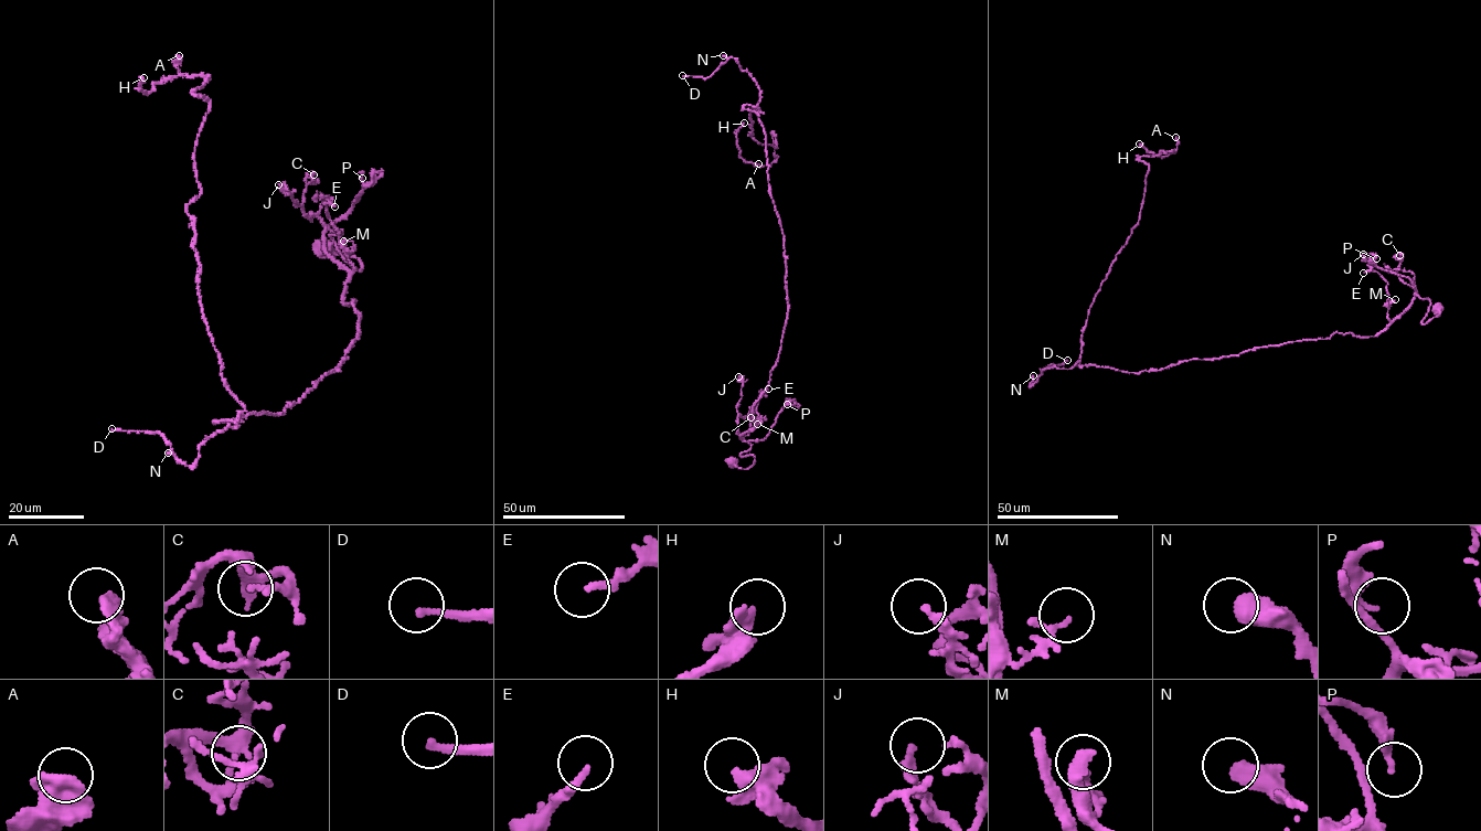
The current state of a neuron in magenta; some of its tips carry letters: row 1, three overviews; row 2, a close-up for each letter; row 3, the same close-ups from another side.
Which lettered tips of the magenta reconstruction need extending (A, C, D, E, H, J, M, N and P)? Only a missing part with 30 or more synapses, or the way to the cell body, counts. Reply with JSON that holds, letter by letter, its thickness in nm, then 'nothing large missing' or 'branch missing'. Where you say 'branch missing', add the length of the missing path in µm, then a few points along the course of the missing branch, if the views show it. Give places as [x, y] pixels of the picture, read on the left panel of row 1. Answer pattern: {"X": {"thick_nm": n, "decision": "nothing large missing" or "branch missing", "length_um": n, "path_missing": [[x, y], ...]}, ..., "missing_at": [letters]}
{"A": {"thick_nm": 500, "decision": "nothing large missing"}, "C": {"thick_nm": 100, "decision": "nothing large missing"}, "D": {"thick_nm": 200, "decision": "branch missing", "length_um": 90, "path_missing": [[112, 428], [81, 449], [64, 434], [72, 419], [33, 424], [19, 436], [29, 469]]}, "E": {"thick_nm": 200, "decision": "nothing large missing"}, "H": {"thick_nm": 440, "decision": "nothing large missing"}, "J": {"thick_nm": 200, "decision": "nothing large missing"}, "M": {"thick_nm": 120, "decision": "nothing large missing"}, "N": {"thick_nm": 550, "decision": "nothing large missing"}, "P": {"thick_nm": 170, "decision": "nothing large missing"}, "missing_at": ["D"]}

